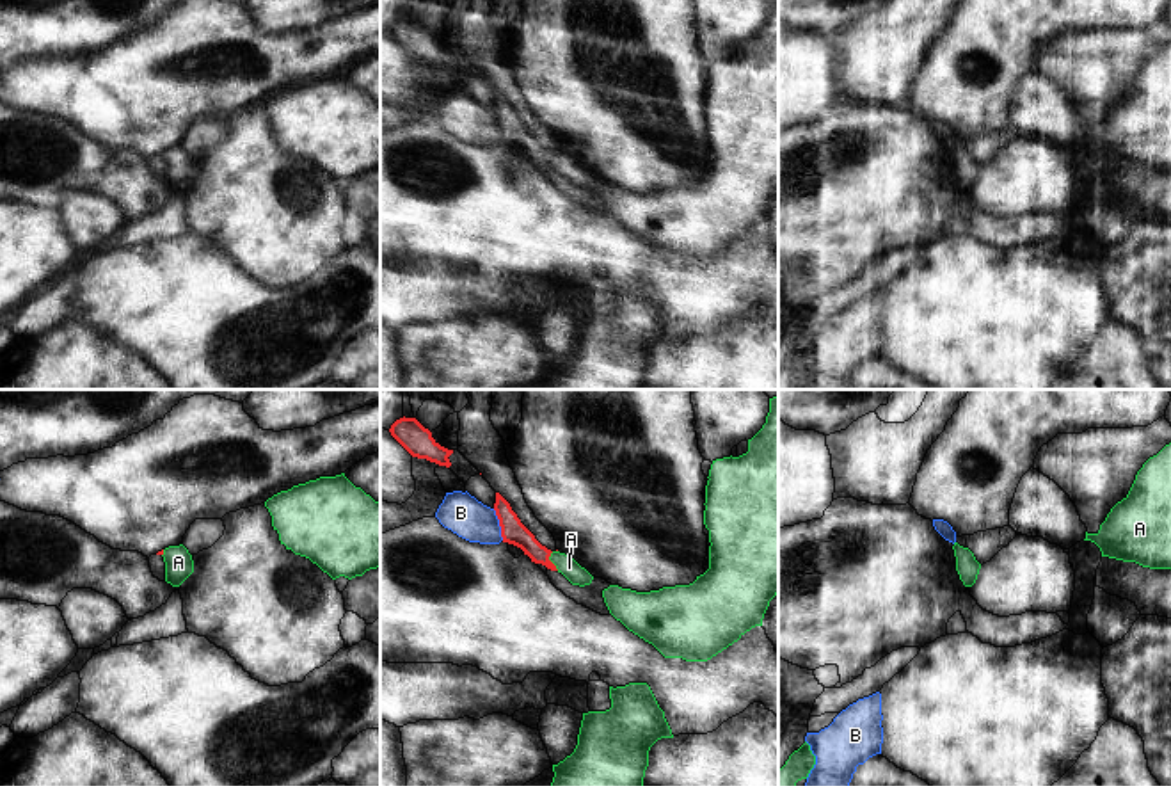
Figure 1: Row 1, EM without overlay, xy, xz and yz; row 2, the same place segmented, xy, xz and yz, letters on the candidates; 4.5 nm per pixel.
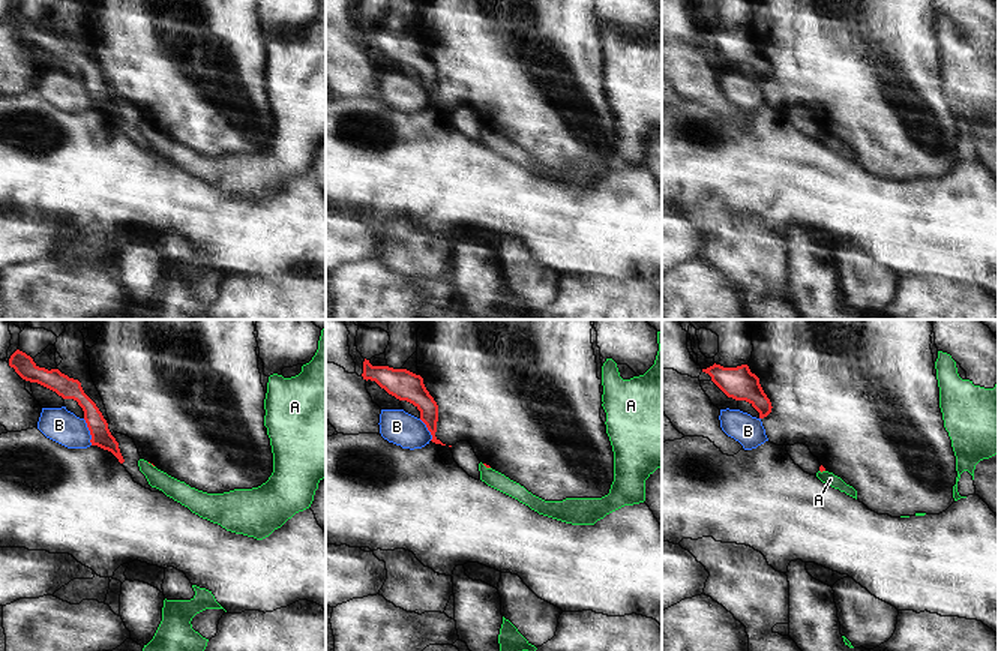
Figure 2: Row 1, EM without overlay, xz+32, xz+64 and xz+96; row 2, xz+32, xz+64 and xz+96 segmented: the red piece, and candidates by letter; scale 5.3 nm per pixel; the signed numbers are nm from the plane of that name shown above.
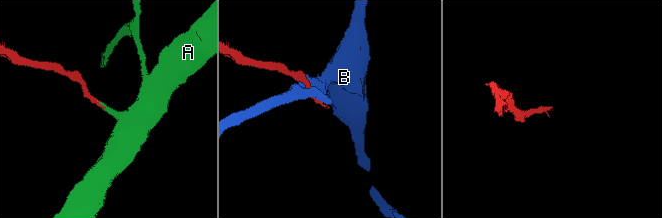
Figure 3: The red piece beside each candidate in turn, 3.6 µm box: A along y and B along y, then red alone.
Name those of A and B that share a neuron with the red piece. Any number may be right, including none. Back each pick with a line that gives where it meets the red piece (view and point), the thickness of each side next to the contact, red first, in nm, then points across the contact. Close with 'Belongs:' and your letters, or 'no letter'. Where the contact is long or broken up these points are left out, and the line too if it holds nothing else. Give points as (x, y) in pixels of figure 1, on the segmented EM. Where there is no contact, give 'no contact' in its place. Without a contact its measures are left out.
A: contact xz (549, 561); calibres 110 and 90 nm; way xz (514, 532), (549, 561), (558, 561), (569, 568)
Belongs: A

